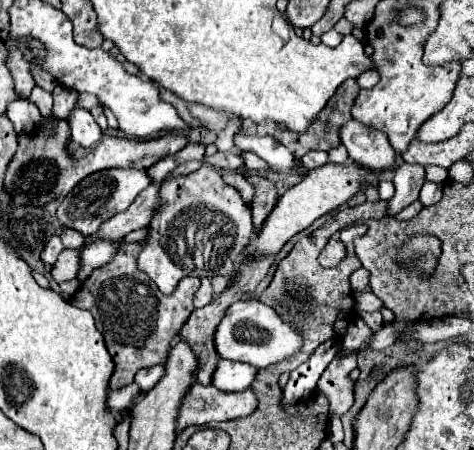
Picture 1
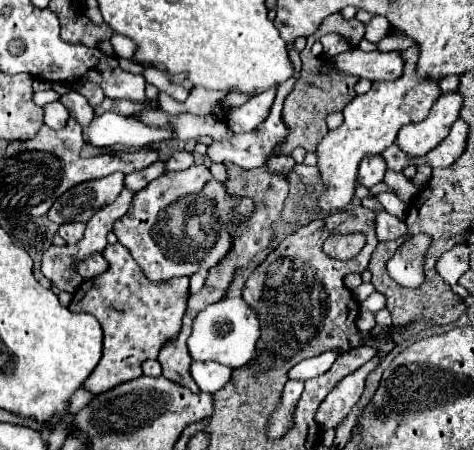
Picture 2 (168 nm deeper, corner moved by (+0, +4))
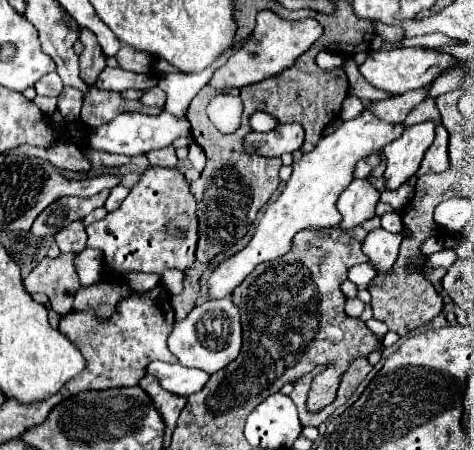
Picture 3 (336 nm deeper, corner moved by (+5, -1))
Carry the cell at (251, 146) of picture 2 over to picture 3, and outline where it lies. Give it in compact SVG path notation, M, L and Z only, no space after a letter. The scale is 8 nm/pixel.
M279 124L271 132L251 132L245 138L245 150L257 152L261 156L281 156L285 152L295 152L303 146L301 124Z

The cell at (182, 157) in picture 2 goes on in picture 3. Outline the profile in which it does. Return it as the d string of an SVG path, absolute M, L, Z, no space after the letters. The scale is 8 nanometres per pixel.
M165 146L161 150L151 150L149 154L145 154L151 166L165 166L165 168L173 168L177 164L177 156L175 156L175 148L173 146Z

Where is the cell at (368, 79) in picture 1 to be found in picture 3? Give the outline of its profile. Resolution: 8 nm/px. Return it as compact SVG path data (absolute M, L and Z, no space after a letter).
M349 94L345 100L343 100L343 108L341 108L341 120L353 120L353 118L357 118L361 112L365 110L365 106L363 106L363 100L359 100L357 96L353 96L353 94Z

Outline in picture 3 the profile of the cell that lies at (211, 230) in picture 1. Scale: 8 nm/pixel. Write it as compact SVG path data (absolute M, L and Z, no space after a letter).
M149 166L123 204L103 220L93 222L87 228L87 236L87 246L103 252L103 280L111 282L111 274L119 280L127 272L163 274L167 268L185 272L193 266L197 248L195 198L189 194L187 180L175 168Z

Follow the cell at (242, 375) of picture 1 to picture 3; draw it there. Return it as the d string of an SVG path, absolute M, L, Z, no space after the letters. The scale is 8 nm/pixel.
M151 362L147 368L147 374L151 374L163 390L177 396L195 394L209 380L209 374L201 370L185 368L181 364L165 364L165 362Z

